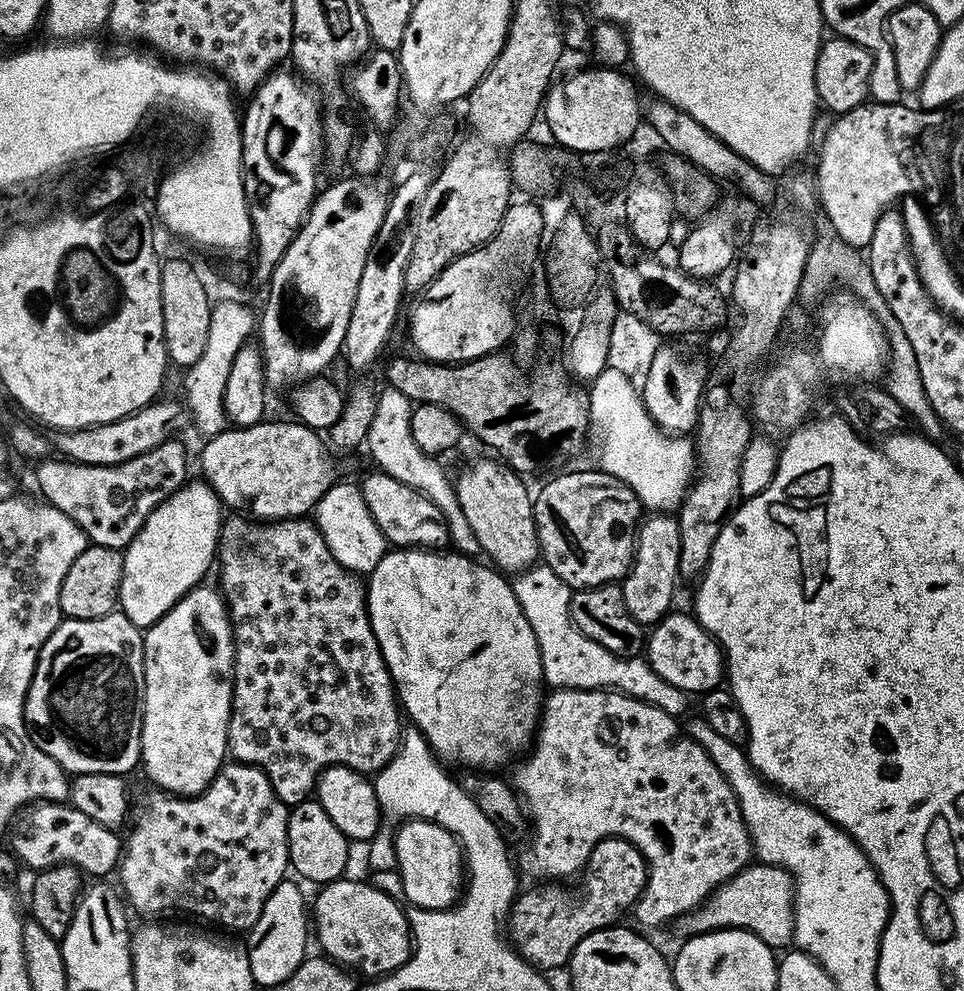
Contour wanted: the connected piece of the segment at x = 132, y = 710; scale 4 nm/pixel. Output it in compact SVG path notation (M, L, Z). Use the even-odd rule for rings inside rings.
M123 611L111 612L108 616L93 620L61 619L60 625L50 634L50 638L42 646L40 657L36 659L36 669L28 687L28 697L24 699L24 723L28 732L43 752L50 754L54 762L64 767L65 772L75 775L108 774L119 776L127 774L132 767L140 764L140 735L142 734L142 718L144 717L144 638L141 629L124 616Z

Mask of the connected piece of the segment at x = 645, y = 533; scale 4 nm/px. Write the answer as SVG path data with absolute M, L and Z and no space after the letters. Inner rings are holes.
M648 514L641 519L636 532L636 555L632 569L622 581L626 610L639 624L655 626L668 615L677 595L680 574L680 521L672 514Z

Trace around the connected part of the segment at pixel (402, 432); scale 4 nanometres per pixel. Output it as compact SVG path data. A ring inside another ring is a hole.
M385 387L376 398L376 409L374 410L374 418L368 427L368 438L366 441L366 449L372 455L372 460L379 471L390 474L390 478L398 478L398 482L402 482L406 486L410 486L414 490L418 490L426 498L430 498L434 502L434 506L438 506L438 510L442 510L444 521L448 527L448 535L450 544L455 551L461 554L476 554L480 552L480 543L474 538L474 534L470 530L470 526L466 522L466 514L462 514L462 506L456 497L456 490L451 479L444 477L444 468L440 465L441 461L434 456L428 456L422 450L418 450L418 442L414 442L414 438L410 434L410 414L412 413L413 401L406 398L406 394L402 394L402 390L394 390Z

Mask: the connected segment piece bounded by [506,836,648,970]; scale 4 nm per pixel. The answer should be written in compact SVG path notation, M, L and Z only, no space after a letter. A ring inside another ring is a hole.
M611 836L594 850L584 867L584 896L571 896L564 886L532 886L529 892L521 891L512 902L512 911L506 921L511 943L517 952L537 970L549 970L567 965L574 954L574 946L585 932L606 928L617 923L624 911L639 900L648 884L648 864L644 855L621 836Z

